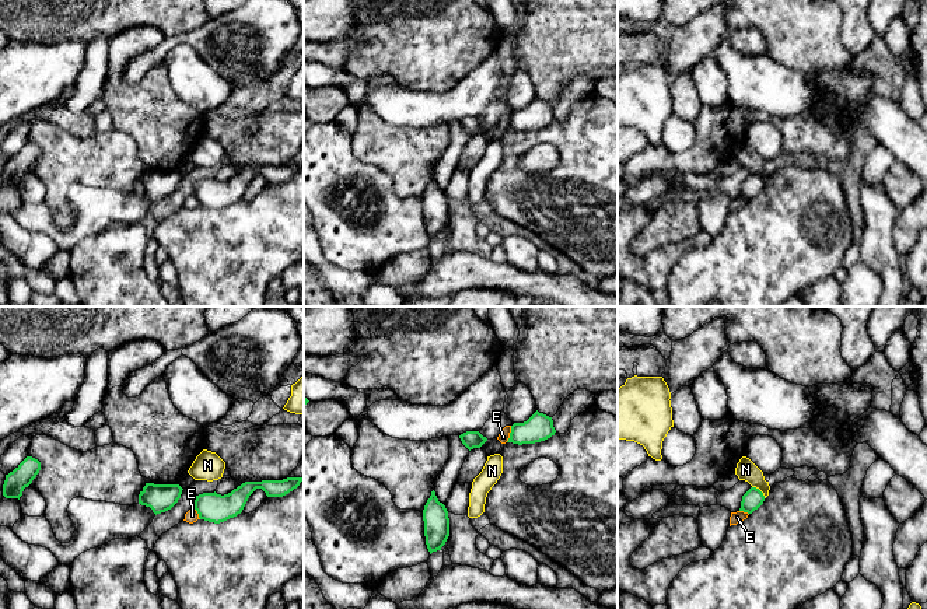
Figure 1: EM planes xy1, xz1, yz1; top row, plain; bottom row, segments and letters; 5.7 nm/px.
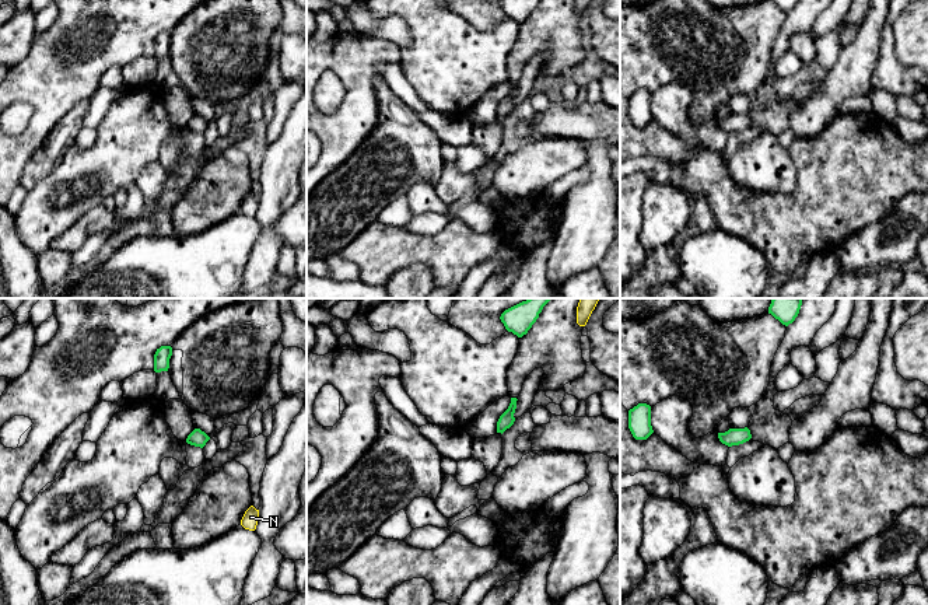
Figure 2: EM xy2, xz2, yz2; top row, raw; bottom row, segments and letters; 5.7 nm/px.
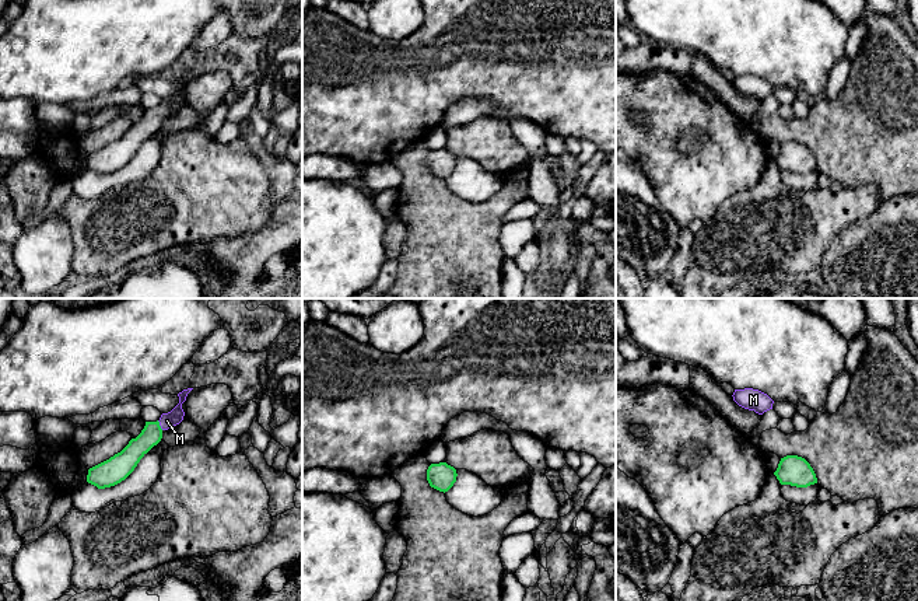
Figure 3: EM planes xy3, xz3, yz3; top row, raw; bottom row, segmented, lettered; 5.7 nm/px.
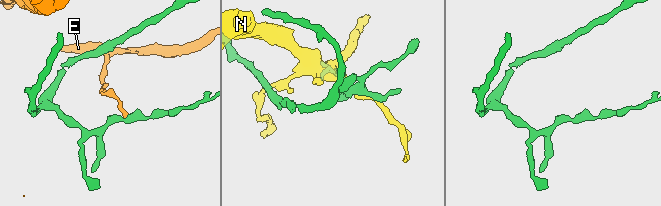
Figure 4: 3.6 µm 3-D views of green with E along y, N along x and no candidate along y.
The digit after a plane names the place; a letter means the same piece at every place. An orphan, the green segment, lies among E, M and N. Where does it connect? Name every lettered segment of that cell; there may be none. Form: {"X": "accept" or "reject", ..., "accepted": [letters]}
{"E": "reject", "M": "accept", "N": "reject", "accepted": ["M"]}

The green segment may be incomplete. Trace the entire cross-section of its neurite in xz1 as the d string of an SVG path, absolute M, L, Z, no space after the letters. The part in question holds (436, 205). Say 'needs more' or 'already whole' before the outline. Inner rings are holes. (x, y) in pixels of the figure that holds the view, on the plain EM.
already whole | M431 178L423 196L426 231L430 238L441 237L449 223L448 197L442 189L438 188L435 178Z

